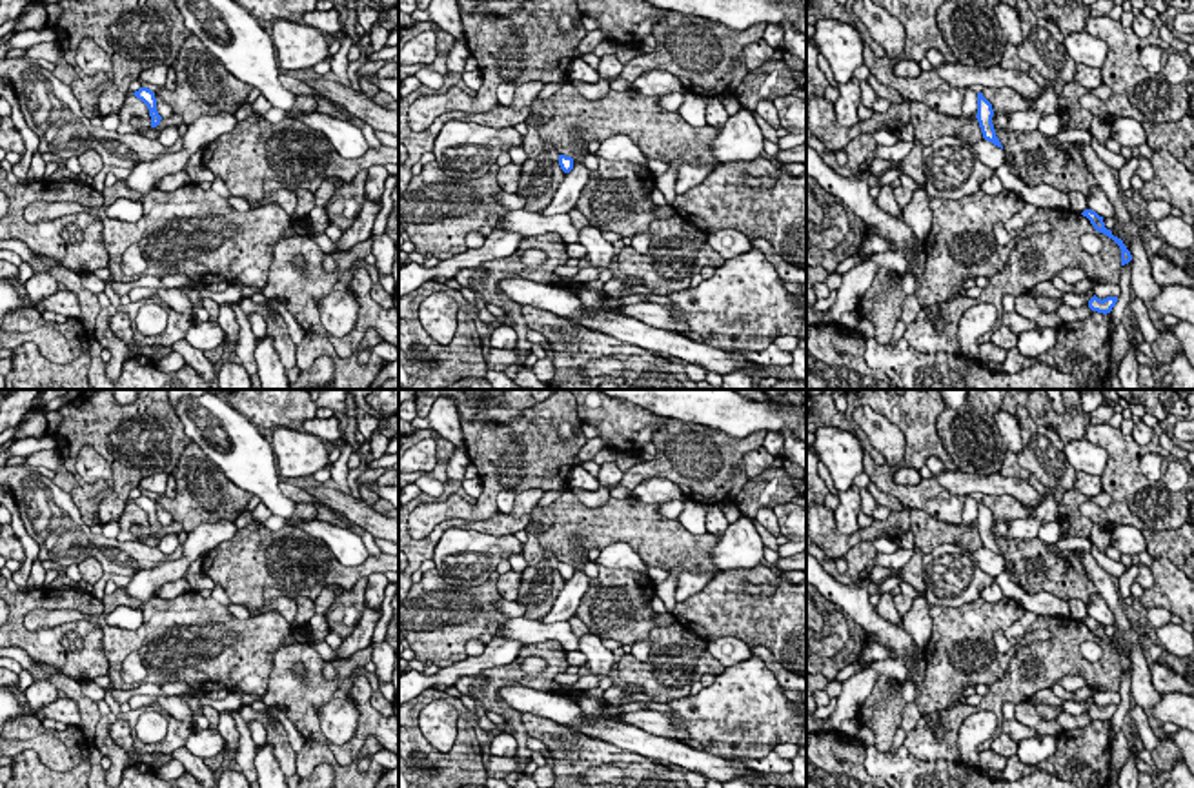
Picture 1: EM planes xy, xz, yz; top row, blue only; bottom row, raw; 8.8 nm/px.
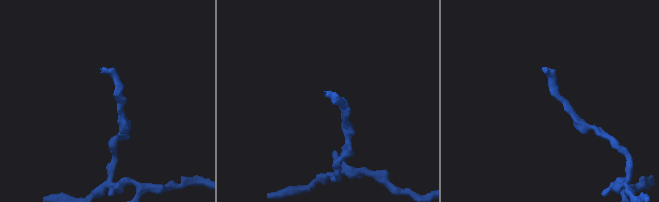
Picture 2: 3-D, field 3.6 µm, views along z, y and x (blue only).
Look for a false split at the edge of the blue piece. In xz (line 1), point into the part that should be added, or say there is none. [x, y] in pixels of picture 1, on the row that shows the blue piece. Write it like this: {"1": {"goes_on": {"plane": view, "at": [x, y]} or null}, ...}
{"1": {"goes_on": null}}

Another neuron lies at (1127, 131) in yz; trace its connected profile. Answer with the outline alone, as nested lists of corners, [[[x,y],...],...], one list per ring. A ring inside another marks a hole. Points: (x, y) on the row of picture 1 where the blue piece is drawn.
[[[1116,118],[1110,124],[1110,136],[1119,146],[1127,147],[1139,147],[1141,144],[1147,144],[1143,124],[1139,124],[1136,118]]]

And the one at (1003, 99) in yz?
[[[983,87],[983,96],[992,104],[994,113],[1028,111],[1030,104],[1012,87]]]

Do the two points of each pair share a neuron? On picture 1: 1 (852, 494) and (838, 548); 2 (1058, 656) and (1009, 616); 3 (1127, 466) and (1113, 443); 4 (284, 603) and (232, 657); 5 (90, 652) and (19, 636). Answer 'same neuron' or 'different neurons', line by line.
1: different neurons
2: different neurons
3: same neuron
4: different neurons
5: same neuron

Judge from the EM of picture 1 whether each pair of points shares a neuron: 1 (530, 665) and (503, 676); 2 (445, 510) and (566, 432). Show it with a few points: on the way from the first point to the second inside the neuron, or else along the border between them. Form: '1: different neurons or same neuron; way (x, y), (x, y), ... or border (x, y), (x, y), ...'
1: different neurons; border (519, 663), (525, 672), (539, 676)
2: different neurons; border (563, 421), (576, 430), (574, 439)

